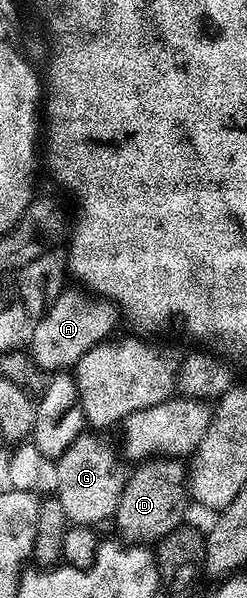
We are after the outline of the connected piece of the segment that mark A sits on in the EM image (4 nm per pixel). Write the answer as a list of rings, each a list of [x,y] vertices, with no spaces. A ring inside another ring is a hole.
[[[65,289],[63,294],[58,295],[32,327],[32,358],[47,372],[64,372],[75,367],[76,361],[86,356],[90,348],[113,337],[112,329],[116,326],[116,318],[118,319],[117,307],[107,300],[89,296],[83,289],[75,289]]]

